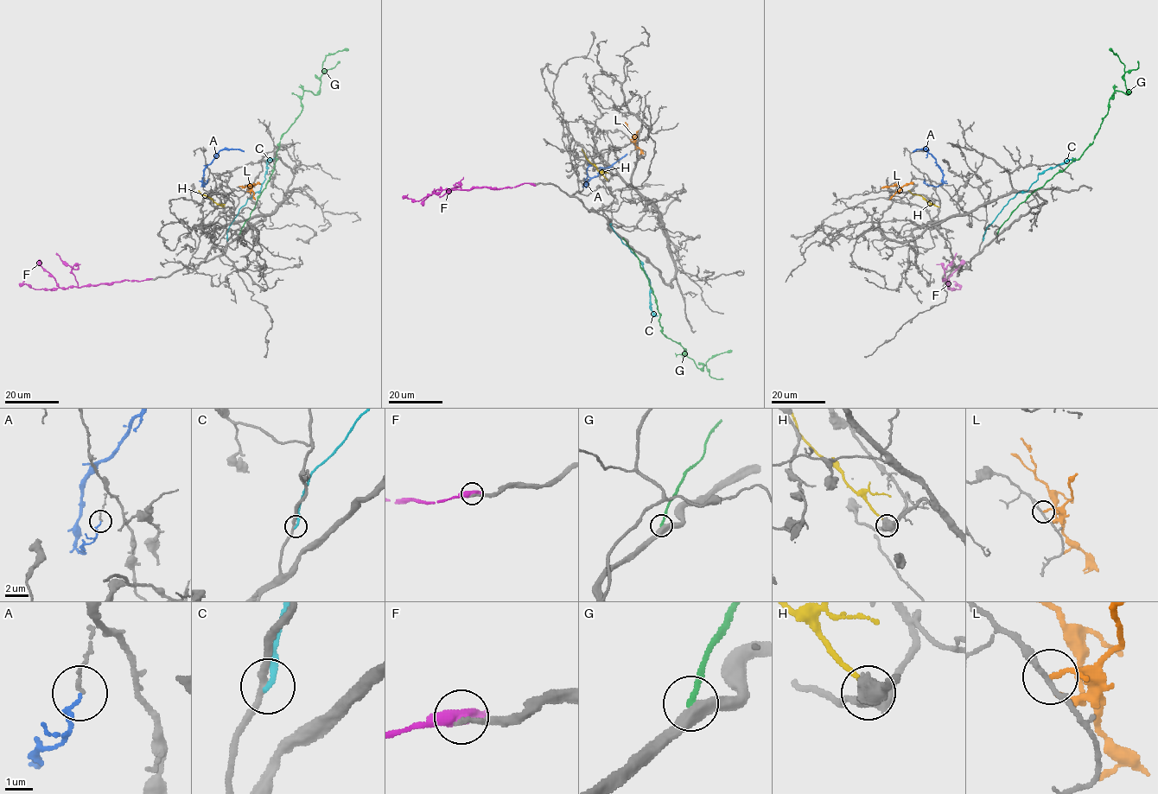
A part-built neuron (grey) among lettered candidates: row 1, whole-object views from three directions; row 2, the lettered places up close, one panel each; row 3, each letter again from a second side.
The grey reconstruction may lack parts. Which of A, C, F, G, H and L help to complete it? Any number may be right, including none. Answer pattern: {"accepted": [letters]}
{"accepted": []}

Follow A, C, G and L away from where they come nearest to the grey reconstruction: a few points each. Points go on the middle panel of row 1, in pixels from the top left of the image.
A: (591, 166), (586, 169), (585, 183), (626, 154)
C: (611, 224), (621, 241), (639, 259), (649, 278), (650, 308), (658, 316)
G: (623, 238), (639, 261), (639, 266), (652, 290), (662, 333), (678, 343), (701, 369), (709, 359), (732, 350)
L: (630, 139), (633, 141), (633, 135), (625, 122)

